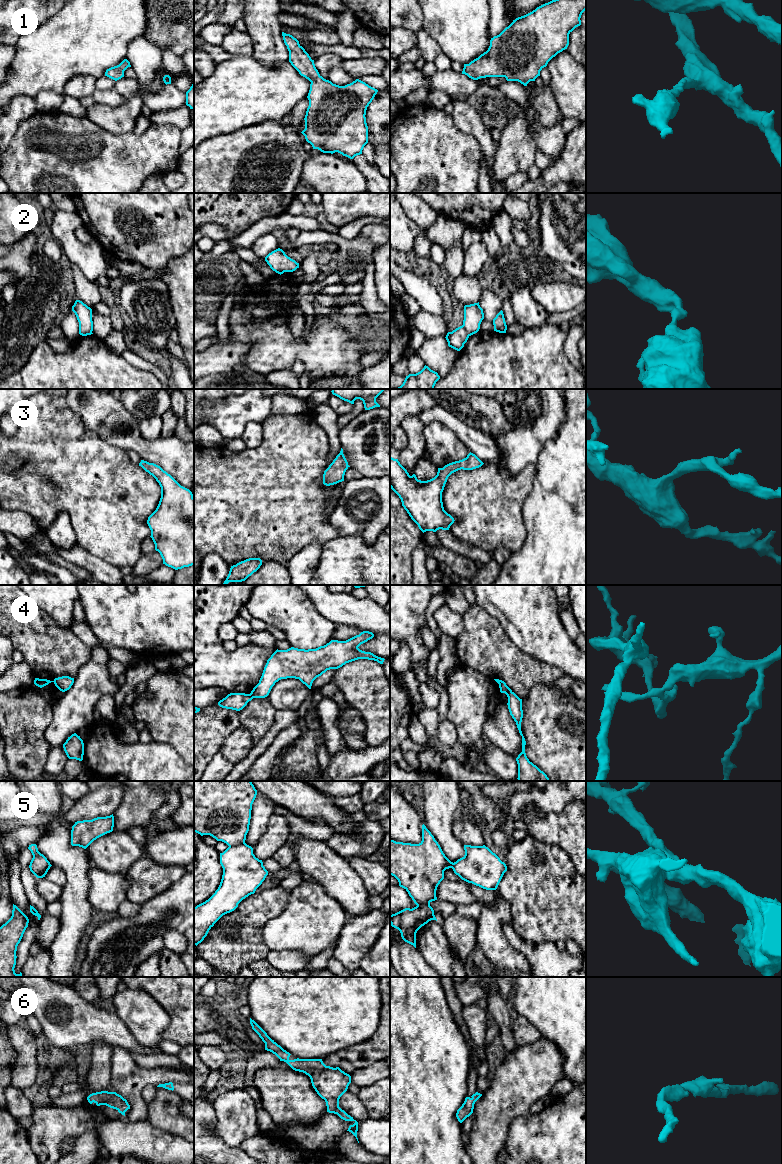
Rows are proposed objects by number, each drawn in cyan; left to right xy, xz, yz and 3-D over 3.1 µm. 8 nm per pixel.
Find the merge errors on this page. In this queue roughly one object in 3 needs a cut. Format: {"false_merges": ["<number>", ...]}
{"false_merges": ["2", "4", "5"]}

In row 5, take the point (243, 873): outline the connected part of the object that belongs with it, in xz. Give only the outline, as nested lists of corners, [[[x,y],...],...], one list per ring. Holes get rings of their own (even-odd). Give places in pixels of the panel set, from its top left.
[[[246,843],[229,846],[220,853],[223,875],[218,889],[205,902],[194,907],[194,945],[201,943],[209,930],[225,914],[262,884],[268,871]]]

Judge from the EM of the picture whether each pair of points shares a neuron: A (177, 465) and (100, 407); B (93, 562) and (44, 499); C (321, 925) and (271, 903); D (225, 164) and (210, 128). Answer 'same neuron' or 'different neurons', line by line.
A: same neuron
B: different neurons
C: different neurons
D: different neurons

